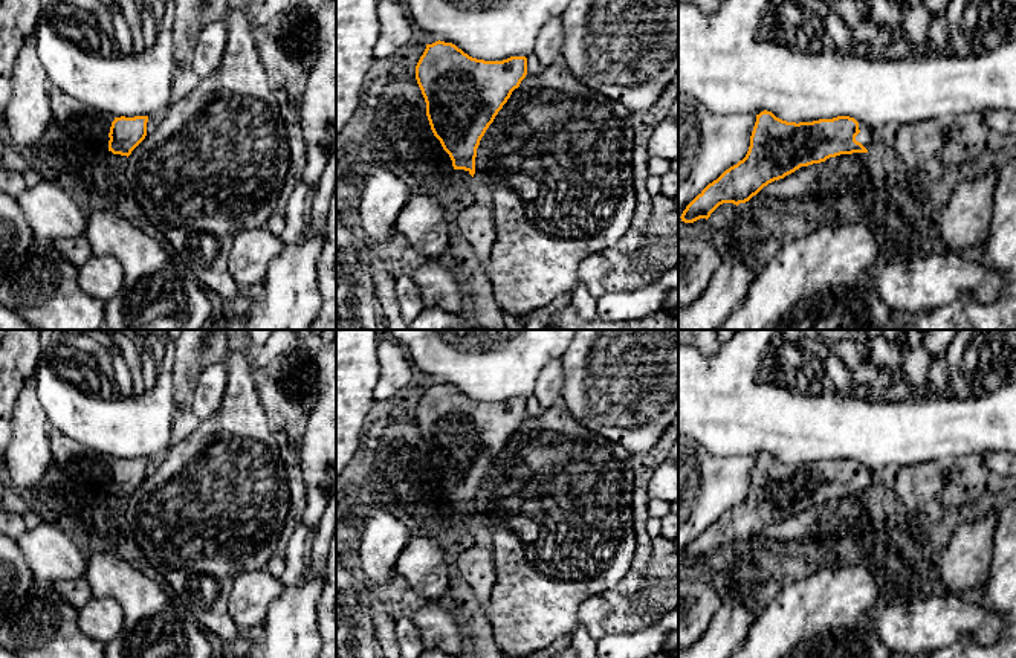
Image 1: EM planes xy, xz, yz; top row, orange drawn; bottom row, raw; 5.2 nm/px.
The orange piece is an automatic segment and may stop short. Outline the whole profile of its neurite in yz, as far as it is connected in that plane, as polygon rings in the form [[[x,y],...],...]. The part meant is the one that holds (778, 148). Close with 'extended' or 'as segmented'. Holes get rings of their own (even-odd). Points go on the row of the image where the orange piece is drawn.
[[[772,111],[756,115],[750,136],[750,147],[743,160],[726,169],[717,180],[709,183],[683,211],[681,221],[694,223],[709,218],[723,203],[746,203],[768,183],[784,179],[801,166],[825,162],[830,157],[853,153],[868,153],[875,140],[874,128],[860,125],[854,118],[837,116],[813,122],[787,122]]]; extended

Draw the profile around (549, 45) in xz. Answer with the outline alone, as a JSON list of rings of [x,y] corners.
[[[562,17],[547,21],[536,38],[533,53],[536,55],[541,67],[550,67],[559,56],[562,56],[564,27]]]

